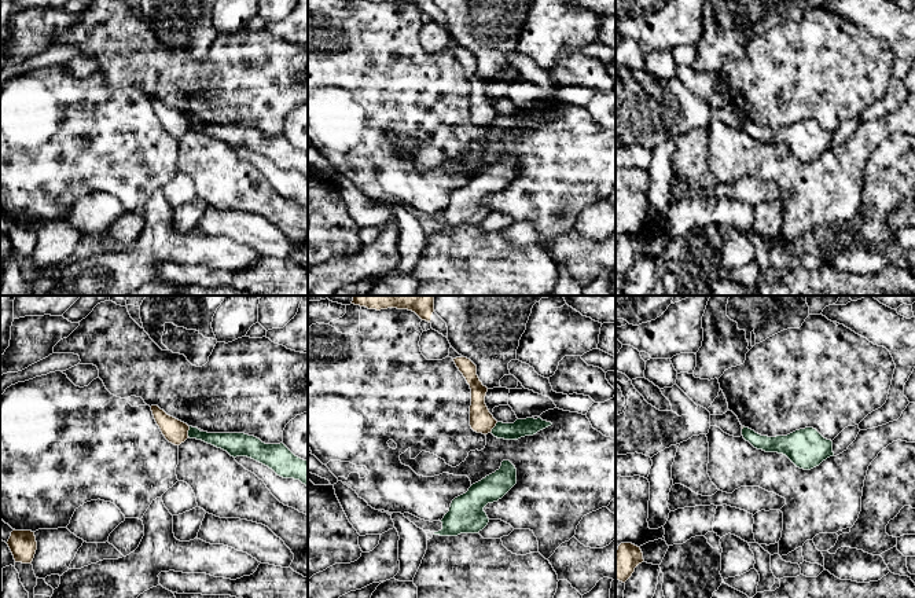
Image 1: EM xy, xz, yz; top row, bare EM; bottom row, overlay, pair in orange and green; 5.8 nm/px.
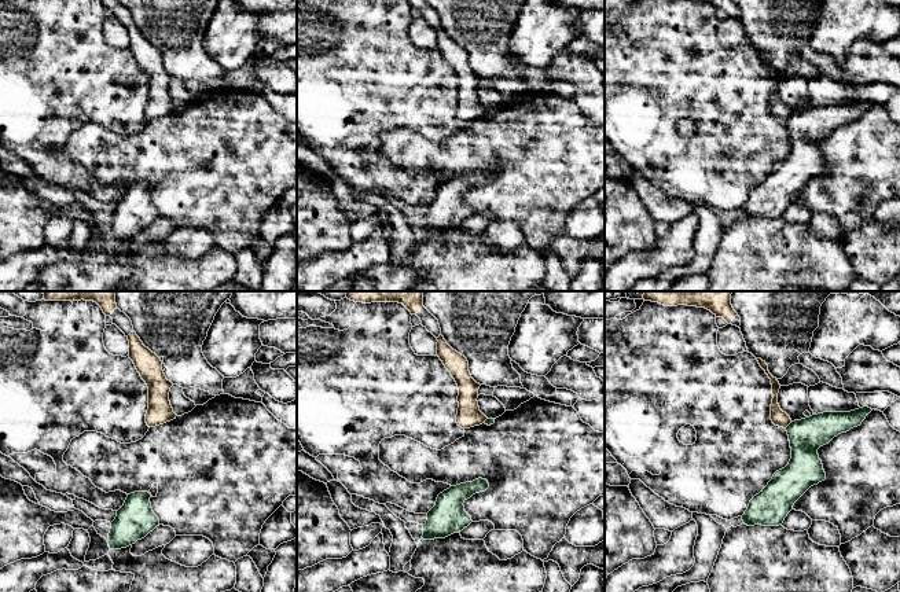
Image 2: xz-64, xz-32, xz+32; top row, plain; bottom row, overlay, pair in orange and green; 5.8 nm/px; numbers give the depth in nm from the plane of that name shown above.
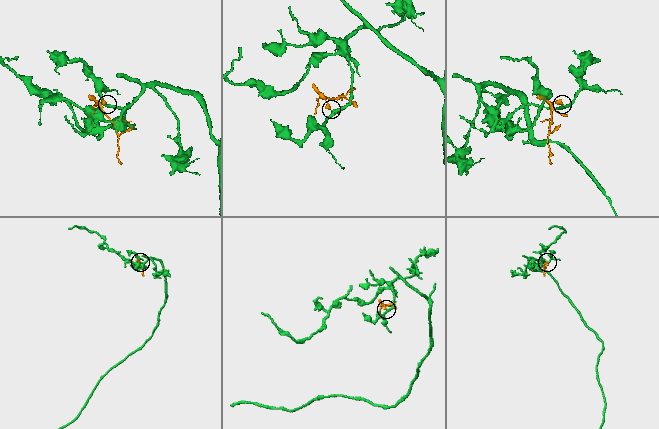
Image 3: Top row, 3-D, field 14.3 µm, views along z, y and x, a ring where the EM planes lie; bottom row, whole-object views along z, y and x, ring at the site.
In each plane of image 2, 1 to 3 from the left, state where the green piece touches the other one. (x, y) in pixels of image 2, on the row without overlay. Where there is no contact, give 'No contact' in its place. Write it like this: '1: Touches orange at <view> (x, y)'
1: No contact
2: Touches orange at xz-32 (485, 111)
3: Touches orange at xz+32 (788, 117)

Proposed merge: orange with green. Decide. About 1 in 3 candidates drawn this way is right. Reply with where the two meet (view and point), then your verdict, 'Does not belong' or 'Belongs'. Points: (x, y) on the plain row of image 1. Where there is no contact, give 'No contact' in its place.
Touches orange at xy (187, 124). Does not belong

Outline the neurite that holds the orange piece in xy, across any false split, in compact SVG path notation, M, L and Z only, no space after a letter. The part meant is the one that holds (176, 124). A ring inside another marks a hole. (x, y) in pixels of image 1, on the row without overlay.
M151 98L151 103L157 117L169 135L180 137L188 131L190 118L187 115L168 107L158 98Z

